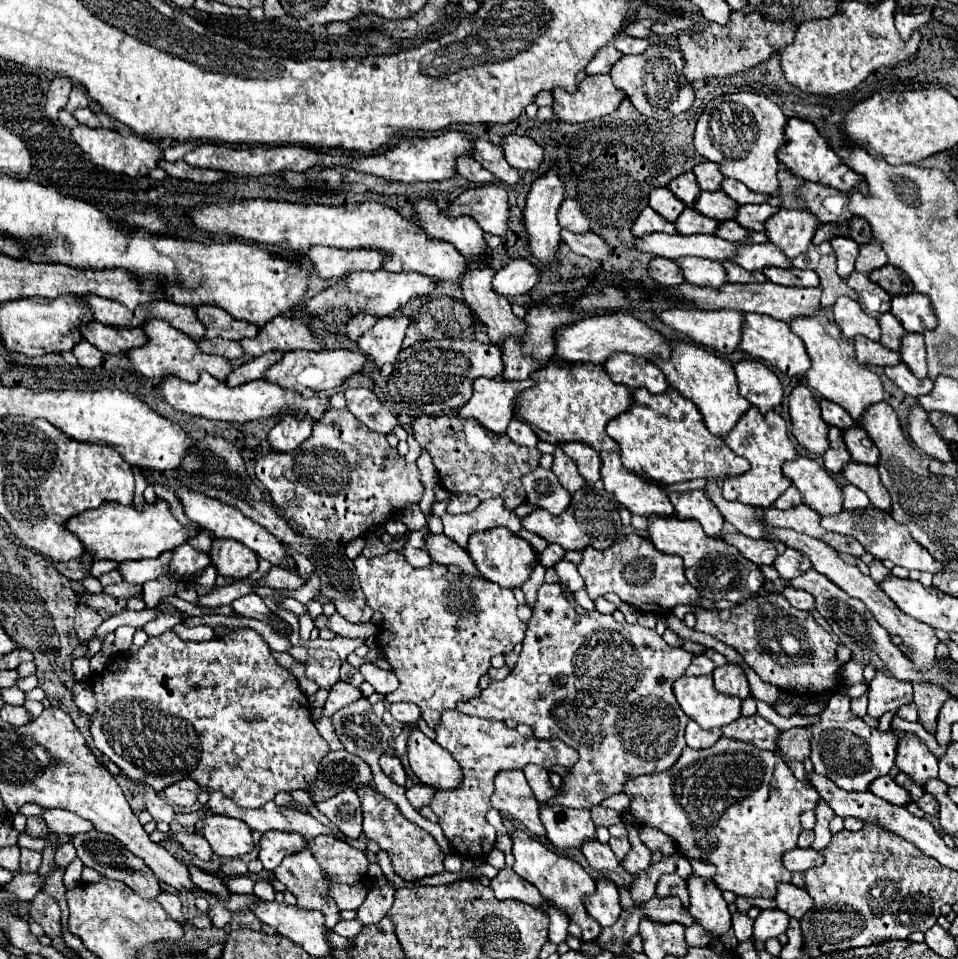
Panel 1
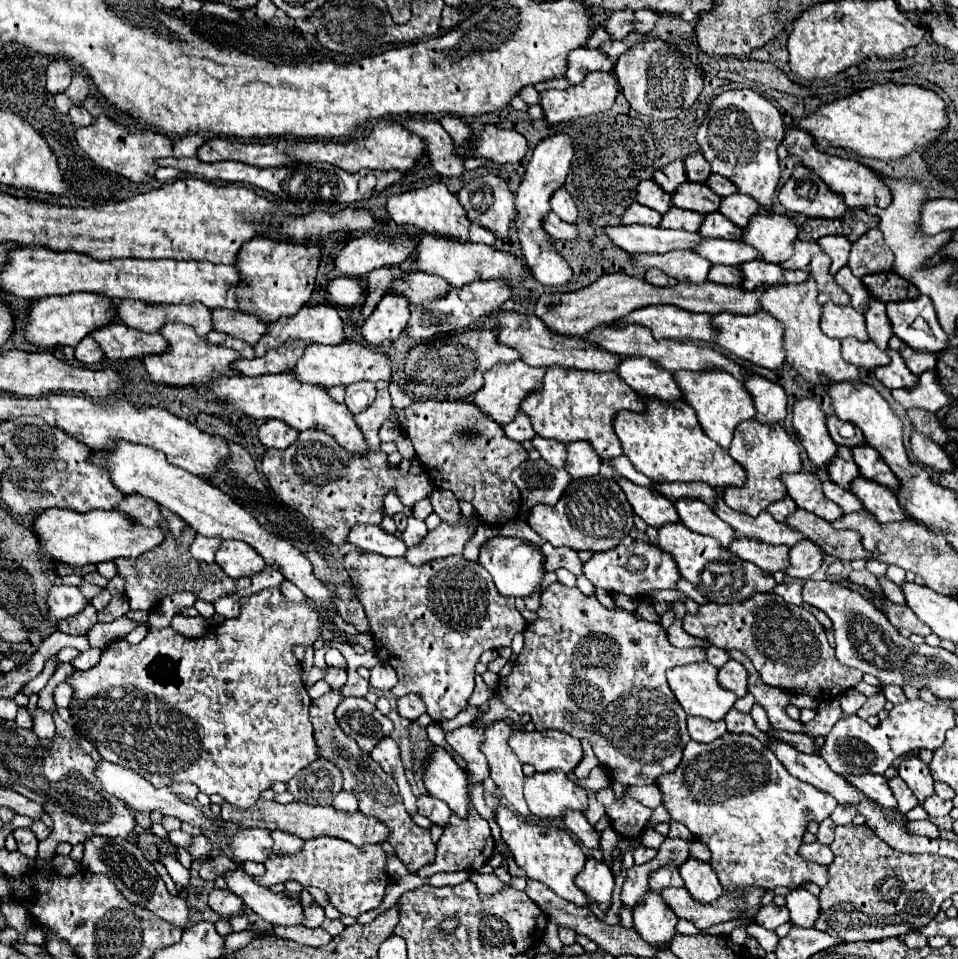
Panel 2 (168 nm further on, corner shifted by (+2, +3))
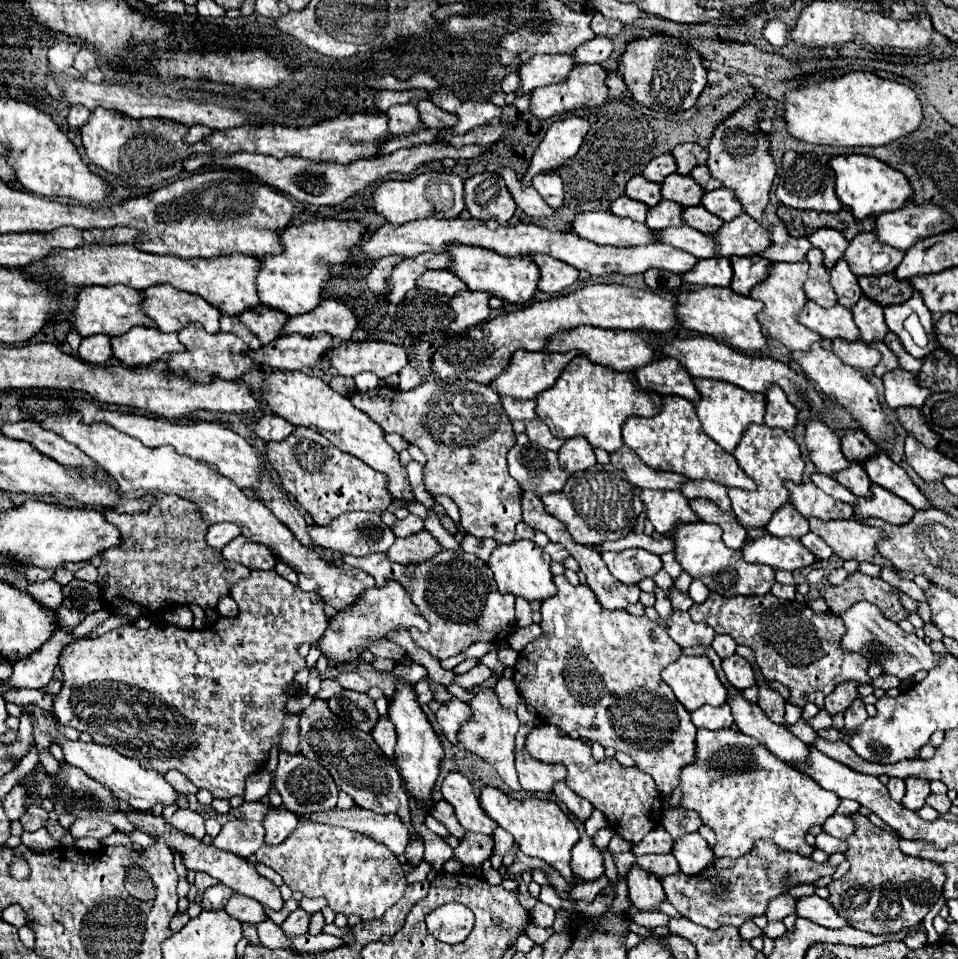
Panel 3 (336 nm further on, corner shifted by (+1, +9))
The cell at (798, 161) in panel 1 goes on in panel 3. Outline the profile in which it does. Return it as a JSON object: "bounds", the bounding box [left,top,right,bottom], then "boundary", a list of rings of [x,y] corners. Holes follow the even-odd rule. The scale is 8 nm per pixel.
{"bounds":[831,154,913,220],"boundary":[[[857,154],[835,156],[835,158],[831,158],[831,168],[837,174],[835,192],[837,192],[839,200],[851,208],[851,212],[857,220],[863,220],[869,216],[879,216],[883,212],[899,210],[905,202],[911,202],[911,198],[913,198],[909,180],[901,172],[883,164],[877,158],[857,156]]]}

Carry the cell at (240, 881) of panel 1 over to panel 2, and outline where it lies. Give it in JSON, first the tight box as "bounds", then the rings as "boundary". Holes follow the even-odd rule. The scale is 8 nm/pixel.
{"bounds":[254,836,390,918],"boundary":[[[320,836],[320,838],[306,840],[304,848],[296,856],[272,854],[264,862],[266,872],[262,876],[256,876],[254,880],[260,882],[264,888],[268,888],[276,882],[286,882],[286,880],[296,880],[300,884],[318,886],[328,892],[330,904],[334,908],[338,908],[346,916],[356,918],[356,916],[380,906],[380,902],[384,898],[384,888],[390,882],[388,874],[384,872],[384,864],[386,864],[386,852],[382,852],[378,846],[358,848],[340,838]]]}

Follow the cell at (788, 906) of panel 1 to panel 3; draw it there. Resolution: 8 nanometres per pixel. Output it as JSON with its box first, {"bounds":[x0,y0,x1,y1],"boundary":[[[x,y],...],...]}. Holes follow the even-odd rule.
{"bounds":[797,896,849,928],"boundary":[[[803,896],[797,900],[797,916],[807,918],[823,928],[845,928],[849,926],[849,922],[837,914],[837,910],[833,908],[833,904],[829,904],[829,900],[823,900],[819,896]]]}

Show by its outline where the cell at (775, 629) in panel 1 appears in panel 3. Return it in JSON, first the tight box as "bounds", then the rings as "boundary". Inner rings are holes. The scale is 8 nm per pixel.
{"bounds":[689,592,871,708],"boundary":[[[711,592],[703,604],[689,608],[689,616],[693,622],[709,624],[717,634],[729,634],[737,644],[749,646],[755,652],[761,674],[789,688],[789,704],[803,708],[807,702],[813,702],[823,708],[825,696],[831,694],[837,684],[847,680],[859,680],[861,684],[871,682],[867,674],[869,660],[841,648],[845,624],[831,612],[817,614],[807,604],[777,600],[773,594],[725,598]]]}

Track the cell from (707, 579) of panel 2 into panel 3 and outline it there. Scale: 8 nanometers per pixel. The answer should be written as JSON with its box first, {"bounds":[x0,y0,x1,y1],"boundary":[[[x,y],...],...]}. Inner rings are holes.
{"bounds":[673,522,775,596],"boundary":[[[695,522],[695,524],[679,524],[673,532],[673,540],[677,544],[675,556],[685,572],[689,572],[693,578],[703,580],[703,584],[721,594],[721,596],[761,596],[771,590],[775,584],[775,570],[763,564],[749,564],[743,560],[741,552],[731,550],[721,540],[721,528],[707,524],[707,522]]]}

